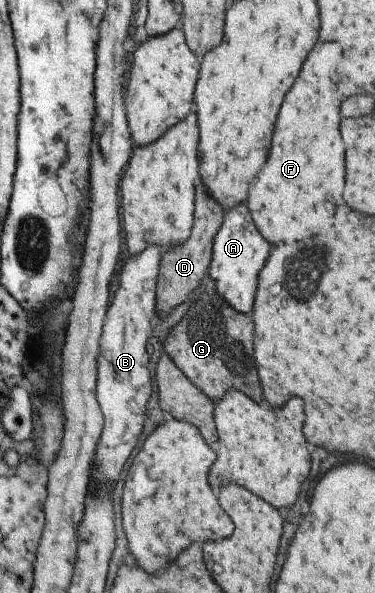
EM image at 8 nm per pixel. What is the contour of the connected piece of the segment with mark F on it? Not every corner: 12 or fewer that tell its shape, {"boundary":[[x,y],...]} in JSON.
{"boundary":[[314,44],[246,208],[270,244],[330,230],[338,44]]}

